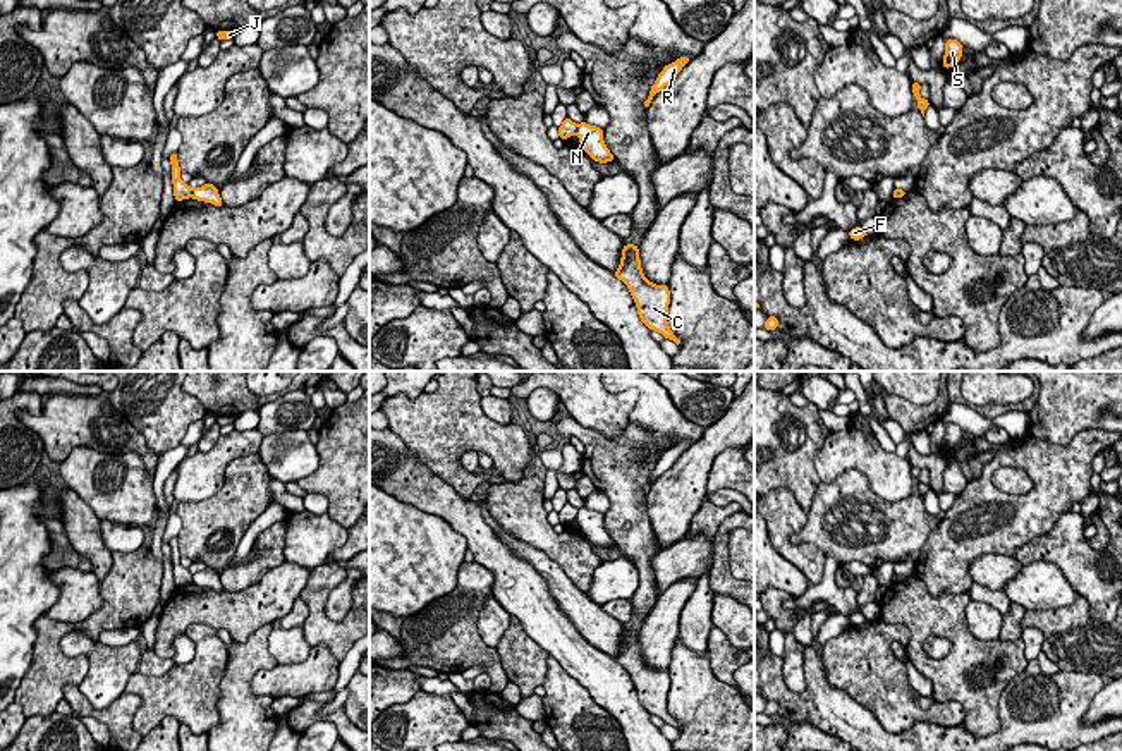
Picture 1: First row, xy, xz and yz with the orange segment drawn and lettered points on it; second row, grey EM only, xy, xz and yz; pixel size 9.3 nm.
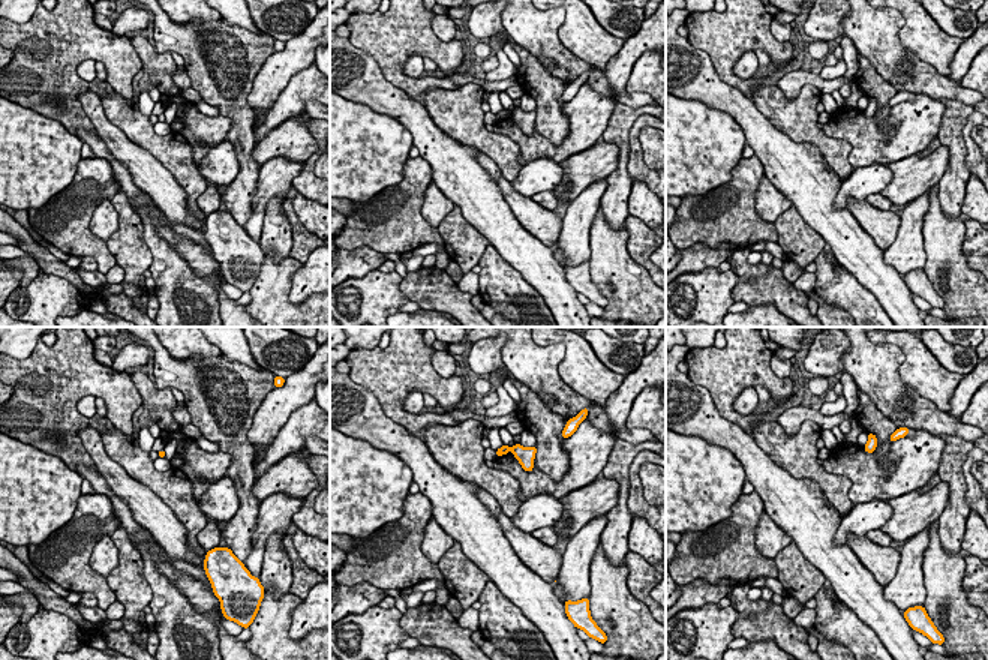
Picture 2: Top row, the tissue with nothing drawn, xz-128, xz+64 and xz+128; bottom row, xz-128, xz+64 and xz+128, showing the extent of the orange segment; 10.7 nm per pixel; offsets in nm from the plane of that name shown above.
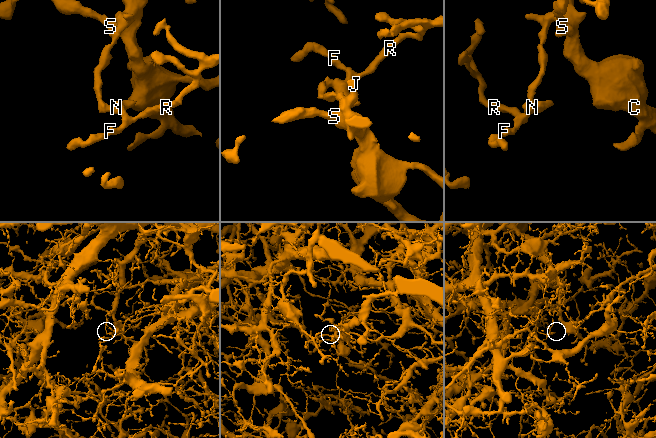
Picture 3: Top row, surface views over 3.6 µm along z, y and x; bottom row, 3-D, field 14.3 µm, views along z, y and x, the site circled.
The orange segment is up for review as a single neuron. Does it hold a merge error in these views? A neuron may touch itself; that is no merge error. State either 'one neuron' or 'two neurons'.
two neurons

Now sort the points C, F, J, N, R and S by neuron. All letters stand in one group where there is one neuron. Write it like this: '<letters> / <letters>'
C J S / F N R

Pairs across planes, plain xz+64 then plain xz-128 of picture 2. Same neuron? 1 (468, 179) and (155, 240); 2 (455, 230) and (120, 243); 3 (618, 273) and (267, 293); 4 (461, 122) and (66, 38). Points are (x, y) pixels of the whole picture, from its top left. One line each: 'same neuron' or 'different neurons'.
1: different neurons
2: same neuron
3: same neuron
4: different neurons

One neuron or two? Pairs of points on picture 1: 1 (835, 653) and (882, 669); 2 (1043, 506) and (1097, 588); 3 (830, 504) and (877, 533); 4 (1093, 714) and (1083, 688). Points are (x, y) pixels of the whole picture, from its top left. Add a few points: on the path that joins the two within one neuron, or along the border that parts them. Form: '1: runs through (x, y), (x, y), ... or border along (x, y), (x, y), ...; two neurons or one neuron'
1: runs through (847, 659), (870, 664); one neuron
2: border along (1071, 509), (1047, 531), (1021, 545); two neurons
3: runs through (842, 514), (851, 523), (865, 528); one neuron
4: border along (1103, 686), (1085, 714), (1083, 724); two neurons

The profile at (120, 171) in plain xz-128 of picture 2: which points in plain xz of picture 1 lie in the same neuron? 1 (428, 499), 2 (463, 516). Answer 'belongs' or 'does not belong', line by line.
1: belongs
2: belongs

